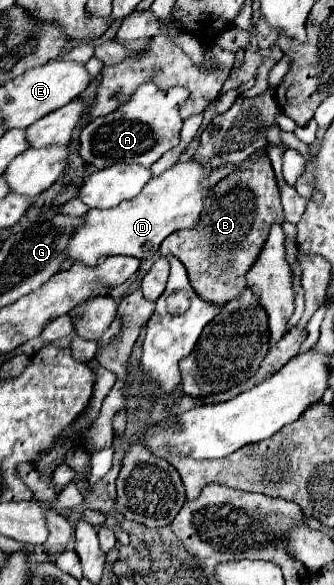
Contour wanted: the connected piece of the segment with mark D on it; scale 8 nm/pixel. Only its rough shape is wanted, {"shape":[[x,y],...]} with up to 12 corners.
{"shape":[[179,161],[139,197],[89,209],[71,261],[153,257],[199,223],[211,165]]}

